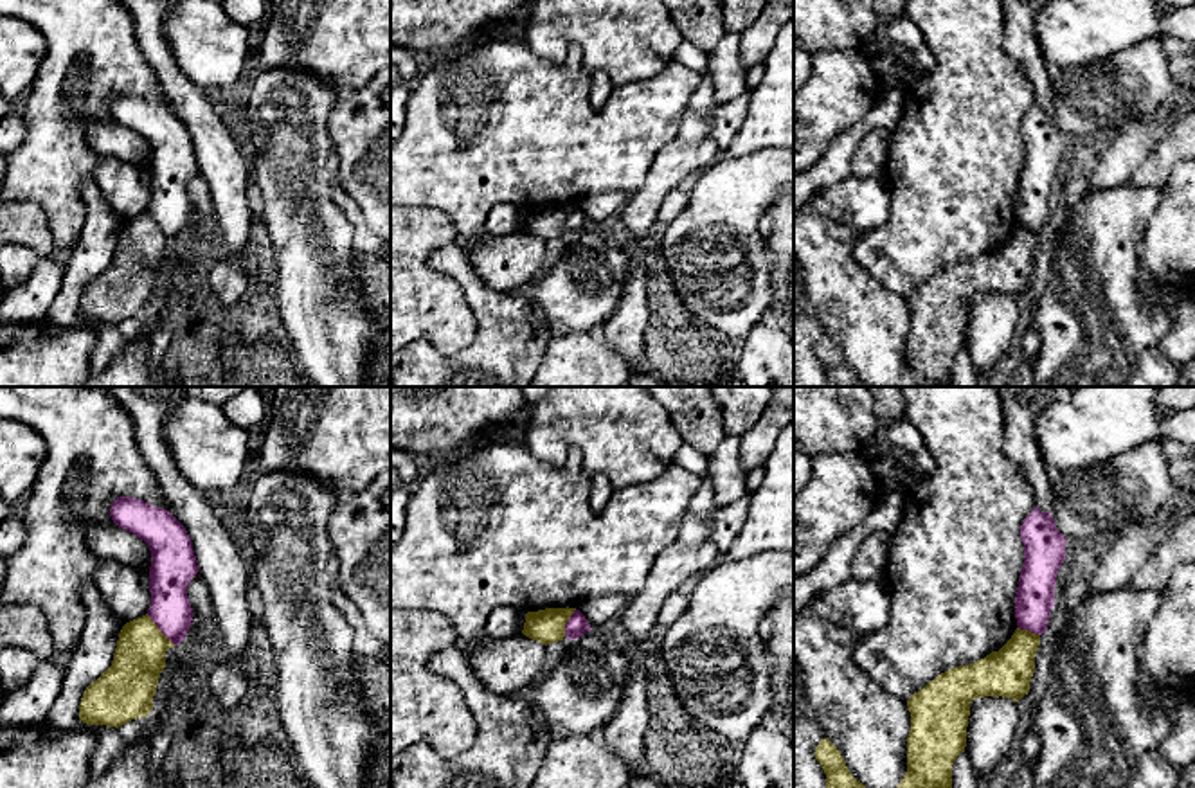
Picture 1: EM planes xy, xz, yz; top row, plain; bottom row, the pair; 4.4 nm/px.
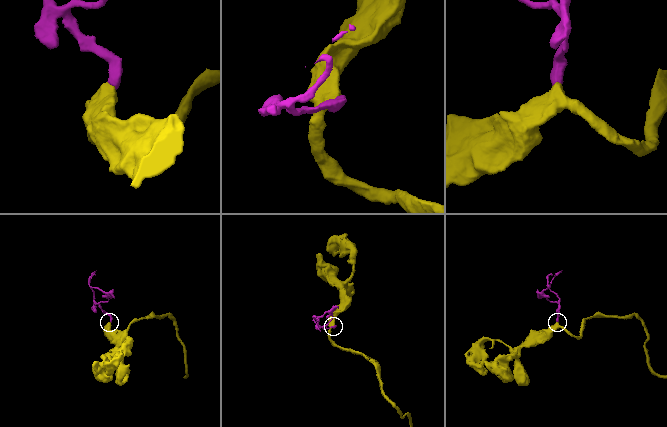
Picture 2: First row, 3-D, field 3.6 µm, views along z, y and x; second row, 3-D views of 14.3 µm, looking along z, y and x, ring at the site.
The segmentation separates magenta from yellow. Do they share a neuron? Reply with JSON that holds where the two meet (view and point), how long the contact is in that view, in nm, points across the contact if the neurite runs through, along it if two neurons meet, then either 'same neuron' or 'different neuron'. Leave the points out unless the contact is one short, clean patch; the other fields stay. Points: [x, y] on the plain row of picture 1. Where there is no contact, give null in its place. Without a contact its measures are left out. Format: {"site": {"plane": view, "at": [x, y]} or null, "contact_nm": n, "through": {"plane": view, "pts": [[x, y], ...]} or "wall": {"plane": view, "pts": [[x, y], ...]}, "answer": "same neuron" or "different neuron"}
{"site": {"plane": "xy", "at": [161, 227]}, "contact_nm": 190, "wall": {"plane": "xy", "pts": [[146, 211], [175, 241]]}, "answer": "different neuron"}

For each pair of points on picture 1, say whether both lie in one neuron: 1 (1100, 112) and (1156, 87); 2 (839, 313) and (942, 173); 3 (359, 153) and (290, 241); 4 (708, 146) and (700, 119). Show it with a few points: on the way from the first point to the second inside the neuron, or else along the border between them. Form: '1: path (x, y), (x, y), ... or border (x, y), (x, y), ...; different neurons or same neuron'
1: path (1114, 98), (1125, 87), (1141, 87); same neuron
2: border (861, 231), (855, 258), (884, 286), (906, 295); different neurons
3: border (333, 171), (339, 182); different neurons
4: border (677, 137), (682, 141), (711, 139), (722, 152); different neurons

